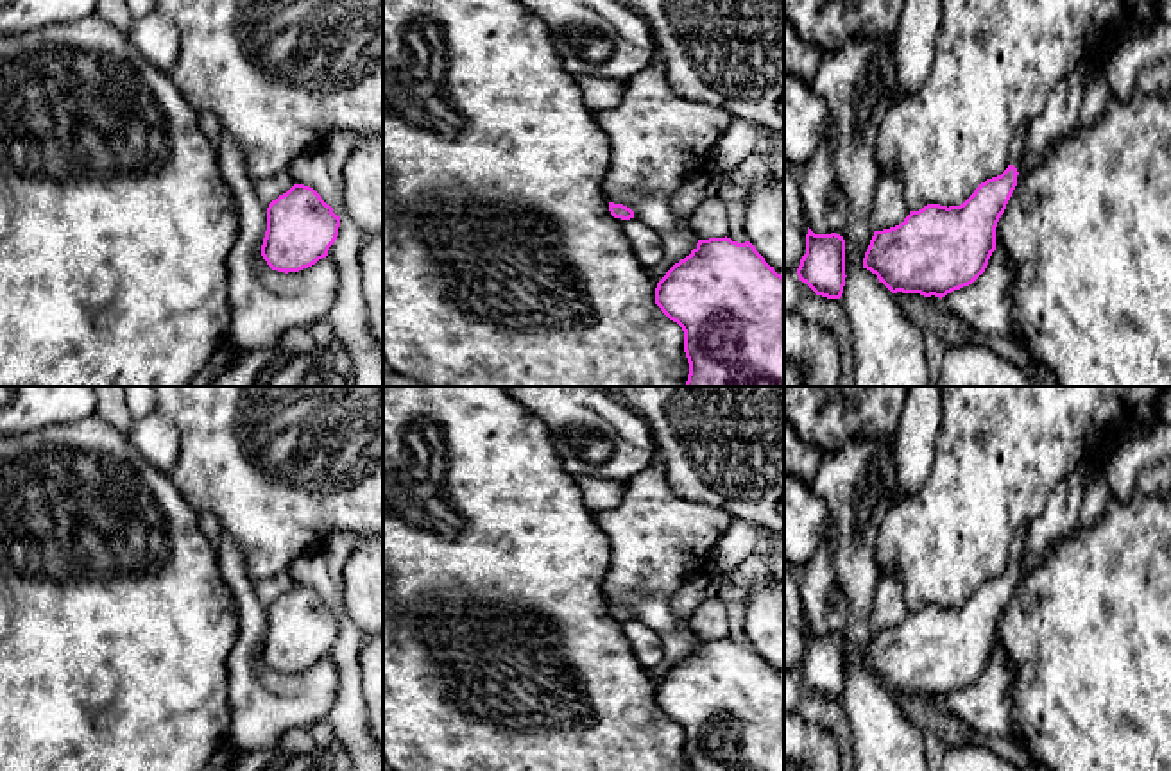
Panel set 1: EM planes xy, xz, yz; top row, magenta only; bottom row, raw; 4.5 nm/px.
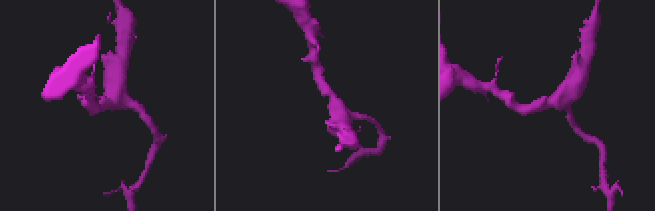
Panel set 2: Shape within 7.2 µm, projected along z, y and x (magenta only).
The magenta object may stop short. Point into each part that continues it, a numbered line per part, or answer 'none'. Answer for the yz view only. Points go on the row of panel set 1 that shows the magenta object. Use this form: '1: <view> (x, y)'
1: yz (1017, 144)

